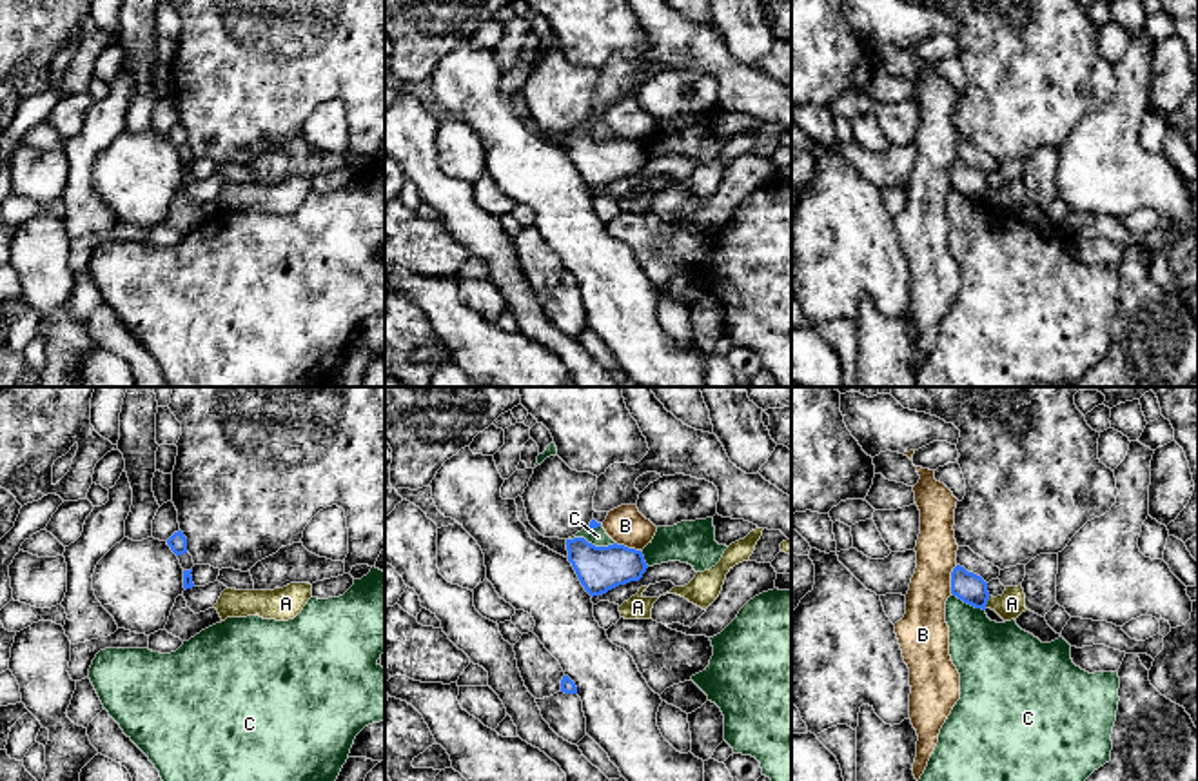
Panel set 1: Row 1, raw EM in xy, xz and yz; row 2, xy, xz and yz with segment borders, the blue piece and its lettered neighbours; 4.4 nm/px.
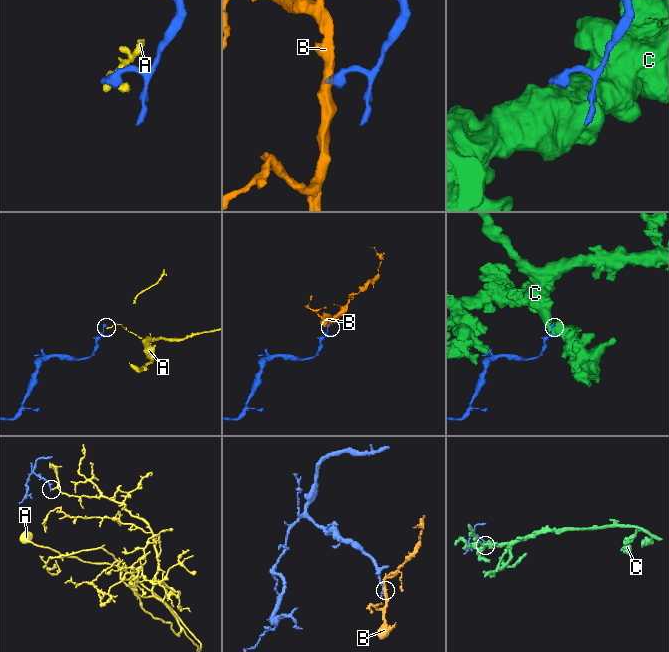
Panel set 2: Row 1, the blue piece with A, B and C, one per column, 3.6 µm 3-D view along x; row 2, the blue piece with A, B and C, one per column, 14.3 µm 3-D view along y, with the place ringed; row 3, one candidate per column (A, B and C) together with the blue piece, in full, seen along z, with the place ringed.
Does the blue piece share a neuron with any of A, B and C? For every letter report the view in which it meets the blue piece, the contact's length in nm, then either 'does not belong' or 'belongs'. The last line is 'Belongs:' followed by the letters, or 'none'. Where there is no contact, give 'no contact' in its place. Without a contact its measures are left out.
A: contact in yz; length 60 nm; does not belong
B: contact in yz; length 130 nm; does not belong
C: contact in xz; length 200 nm; does not belong
Belongs: none

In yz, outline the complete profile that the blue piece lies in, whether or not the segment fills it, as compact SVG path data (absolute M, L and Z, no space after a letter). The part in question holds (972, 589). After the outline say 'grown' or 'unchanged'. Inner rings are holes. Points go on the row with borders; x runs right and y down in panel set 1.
M957 565L951 572L951 594L982 610L986 610L989 599L987 583L960 565Z; unchanged

